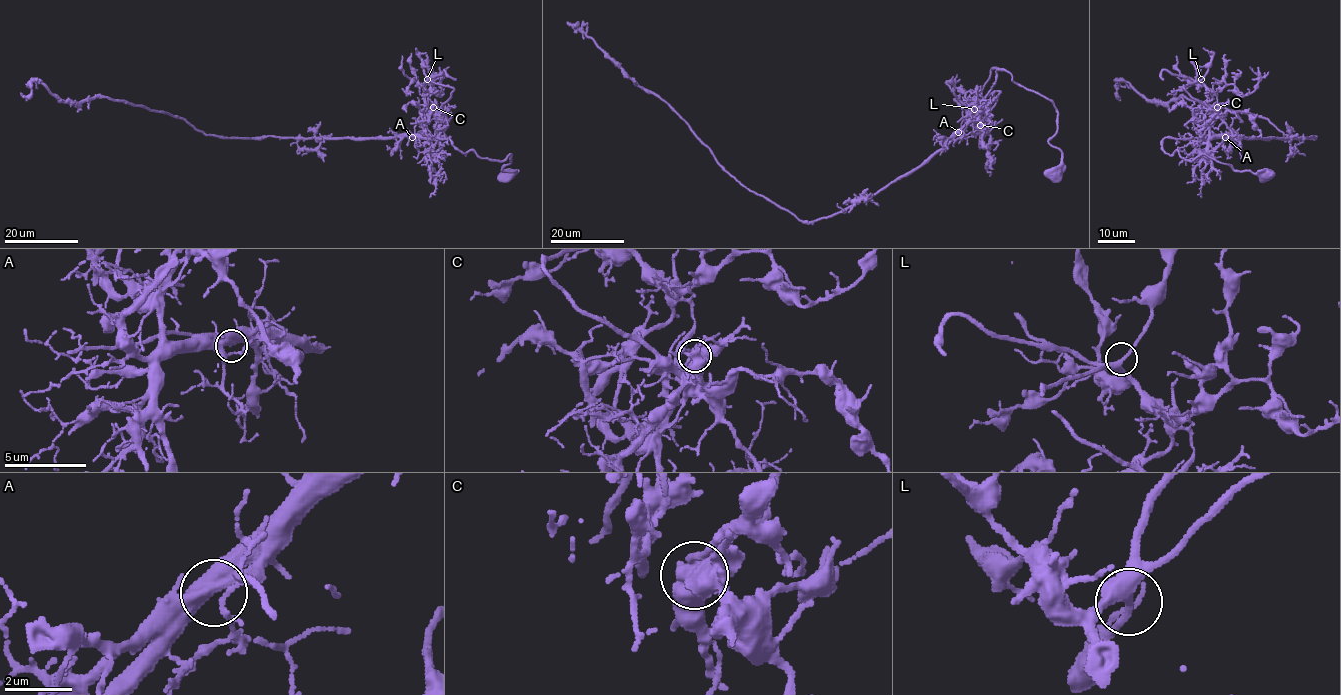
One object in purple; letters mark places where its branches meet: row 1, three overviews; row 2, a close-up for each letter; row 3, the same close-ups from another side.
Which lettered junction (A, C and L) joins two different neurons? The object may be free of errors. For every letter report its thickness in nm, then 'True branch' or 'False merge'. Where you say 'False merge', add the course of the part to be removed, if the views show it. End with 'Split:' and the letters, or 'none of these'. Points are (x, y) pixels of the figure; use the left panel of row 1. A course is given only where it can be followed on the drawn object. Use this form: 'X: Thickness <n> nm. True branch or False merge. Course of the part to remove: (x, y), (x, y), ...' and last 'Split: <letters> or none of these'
A: Thickness 550 nm. True branch
C: Thickness 650 nm. False merge. Course of the part to remove: (433, 108), (437, 110), (453, 88), (424, 84), (427, 92), (433, 84), (440, 96), (440, 77), (448, 66)
L: Thickness 320 nm. True branch
Split: C

